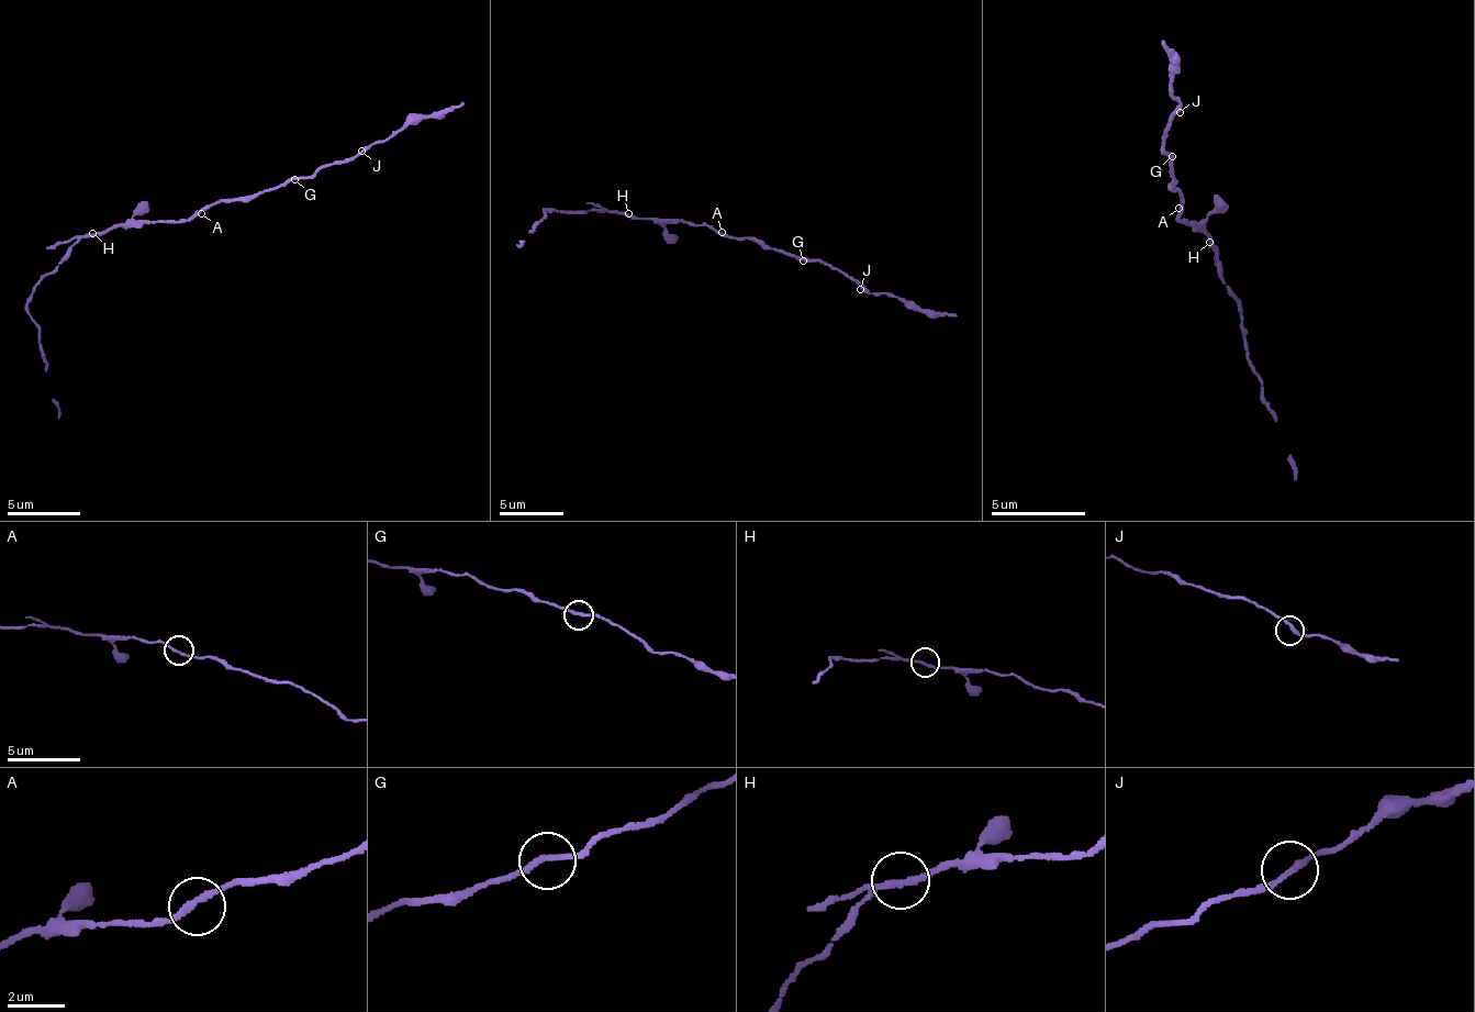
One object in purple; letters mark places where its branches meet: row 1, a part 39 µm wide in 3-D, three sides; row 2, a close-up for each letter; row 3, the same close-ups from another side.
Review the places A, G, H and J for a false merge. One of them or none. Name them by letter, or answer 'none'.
none

